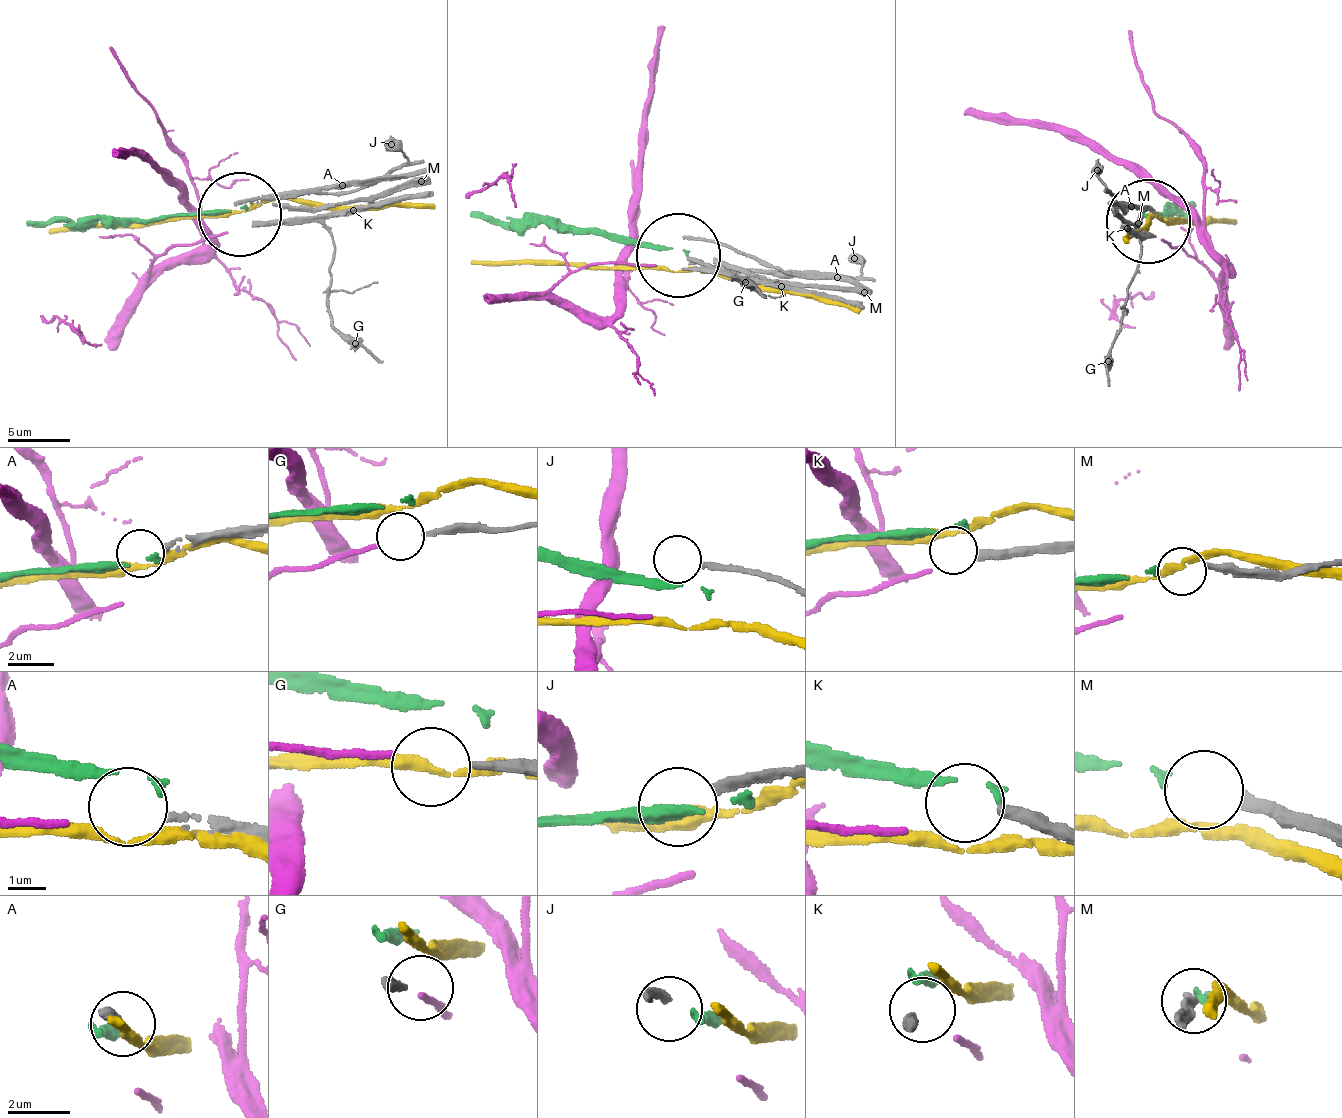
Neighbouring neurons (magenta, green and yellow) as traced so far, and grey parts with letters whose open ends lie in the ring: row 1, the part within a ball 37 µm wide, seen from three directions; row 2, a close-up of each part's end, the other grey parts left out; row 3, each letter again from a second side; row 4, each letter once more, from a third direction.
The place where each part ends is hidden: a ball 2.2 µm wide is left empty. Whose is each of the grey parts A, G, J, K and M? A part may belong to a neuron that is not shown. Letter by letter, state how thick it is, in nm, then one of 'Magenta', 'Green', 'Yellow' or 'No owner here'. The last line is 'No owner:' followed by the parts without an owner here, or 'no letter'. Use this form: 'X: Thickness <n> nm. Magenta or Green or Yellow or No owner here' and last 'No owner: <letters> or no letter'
A: Thickness 170 nm. No owner here
G: Thickness 200 nm. Magenta
J: Thickness 260 nm. No owner here
K: Thickness 360 nm. No owner here
M: Thickness 320 nm. Green
No owner: A, J, K

